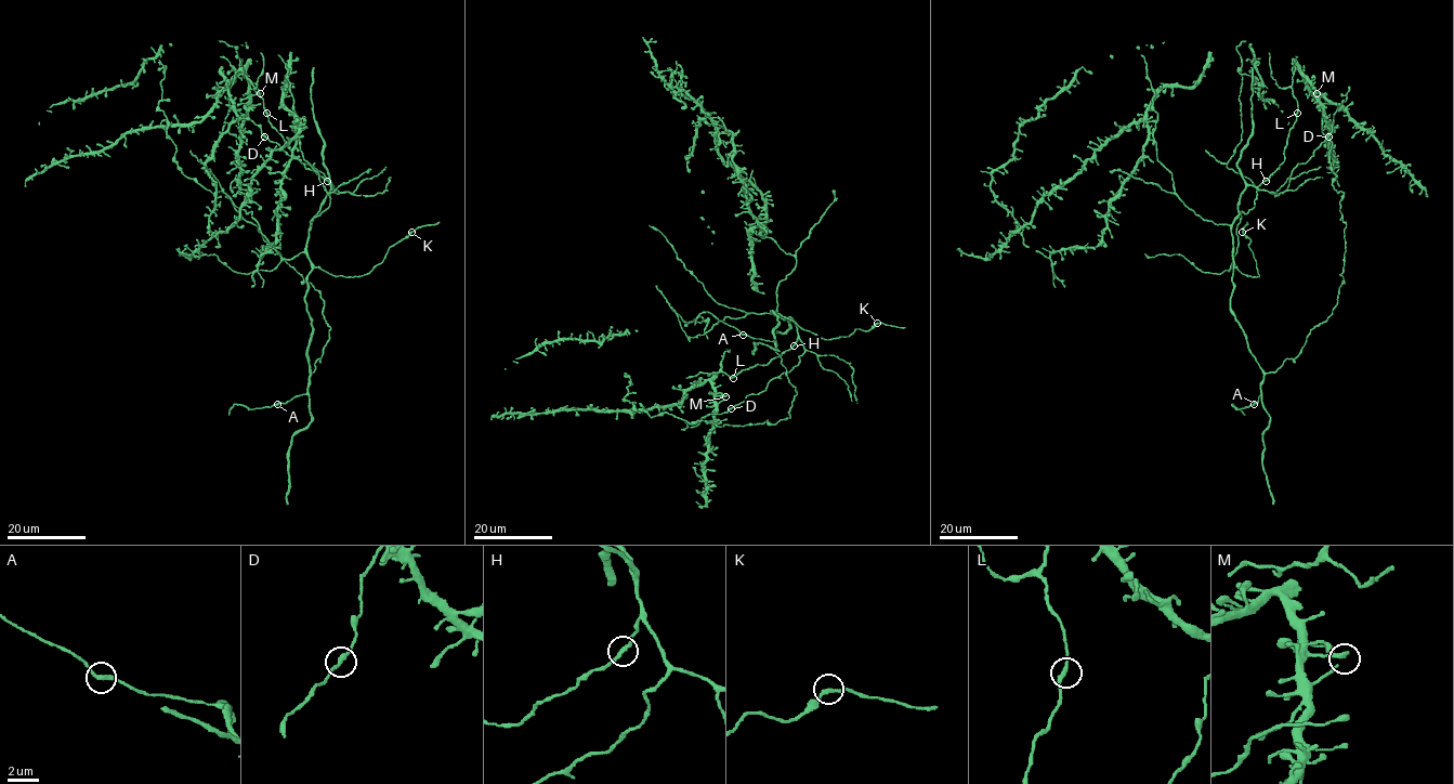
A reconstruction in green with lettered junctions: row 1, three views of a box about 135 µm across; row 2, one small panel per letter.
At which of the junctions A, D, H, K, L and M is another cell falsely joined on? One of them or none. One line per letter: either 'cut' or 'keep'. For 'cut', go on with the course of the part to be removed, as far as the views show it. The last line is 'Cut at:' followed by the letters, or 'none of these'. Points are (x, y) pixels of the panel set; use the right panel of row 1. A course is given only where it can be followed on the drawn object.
A: keep
D: keep
H: keep
K: keep
L: keep
M: keep
Cut at: none of these

